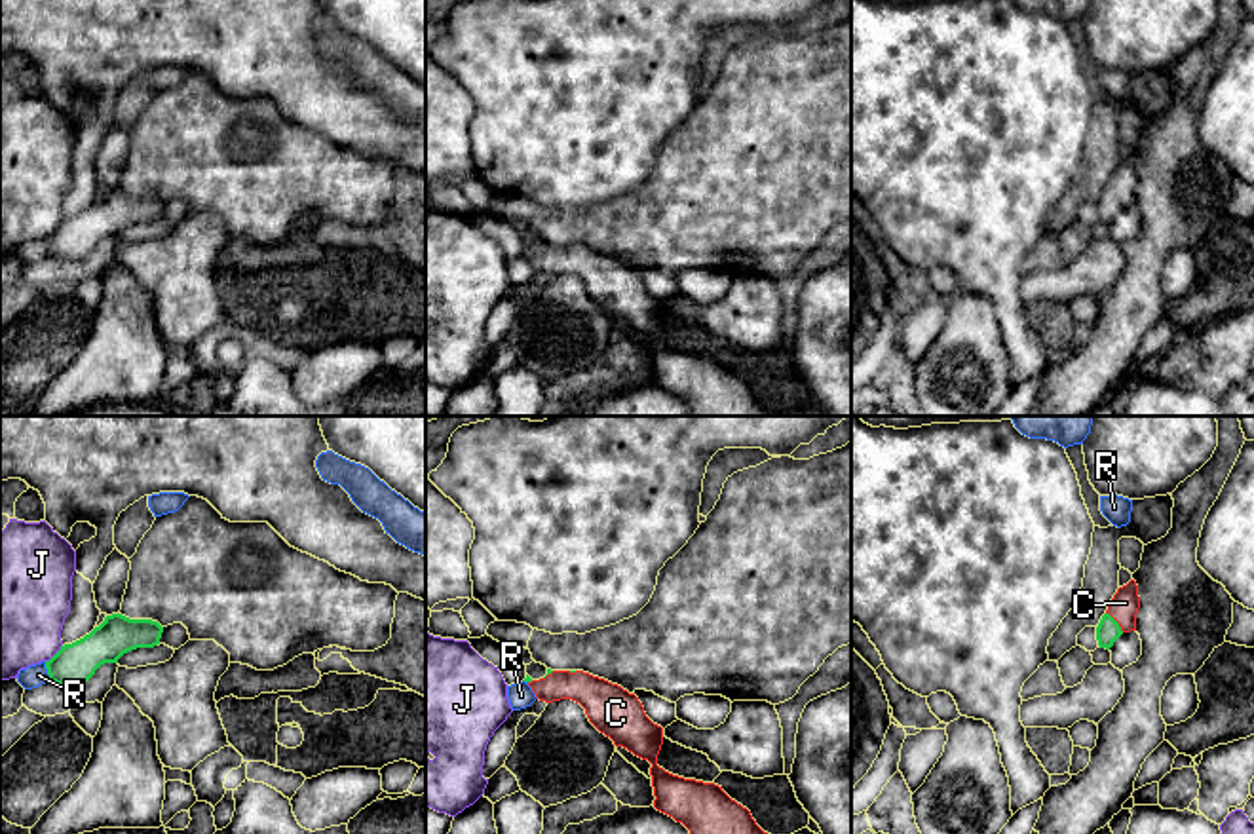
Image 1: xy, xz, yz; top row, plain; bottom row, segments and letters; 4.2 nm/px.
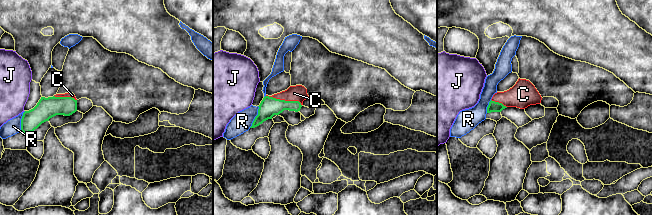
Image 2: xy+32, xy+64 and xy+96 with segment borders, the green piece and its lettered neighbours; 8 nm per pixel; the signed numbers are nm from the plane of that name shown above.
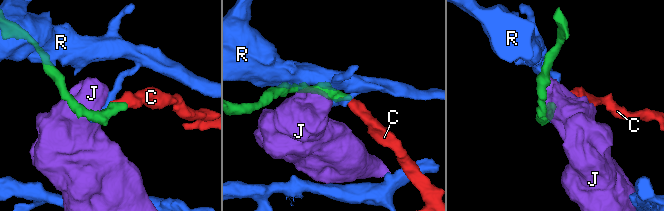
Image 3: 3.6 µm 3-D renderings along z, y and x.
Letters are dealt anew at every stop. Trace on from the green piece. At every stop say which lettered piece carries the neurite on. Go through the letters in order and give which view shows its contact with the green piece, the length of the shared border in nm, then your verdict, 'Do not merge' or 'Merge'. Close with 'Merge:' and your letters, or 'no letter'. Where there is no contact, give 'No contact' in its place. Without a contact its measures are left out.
C: Touches green in yz. Shared border 120 nm. Merge
J: Touches green in xy. Shared border 100 nm. Do not merge
R: Touches green in xy. Shared border 90 nm. Do not merge
Merge: C

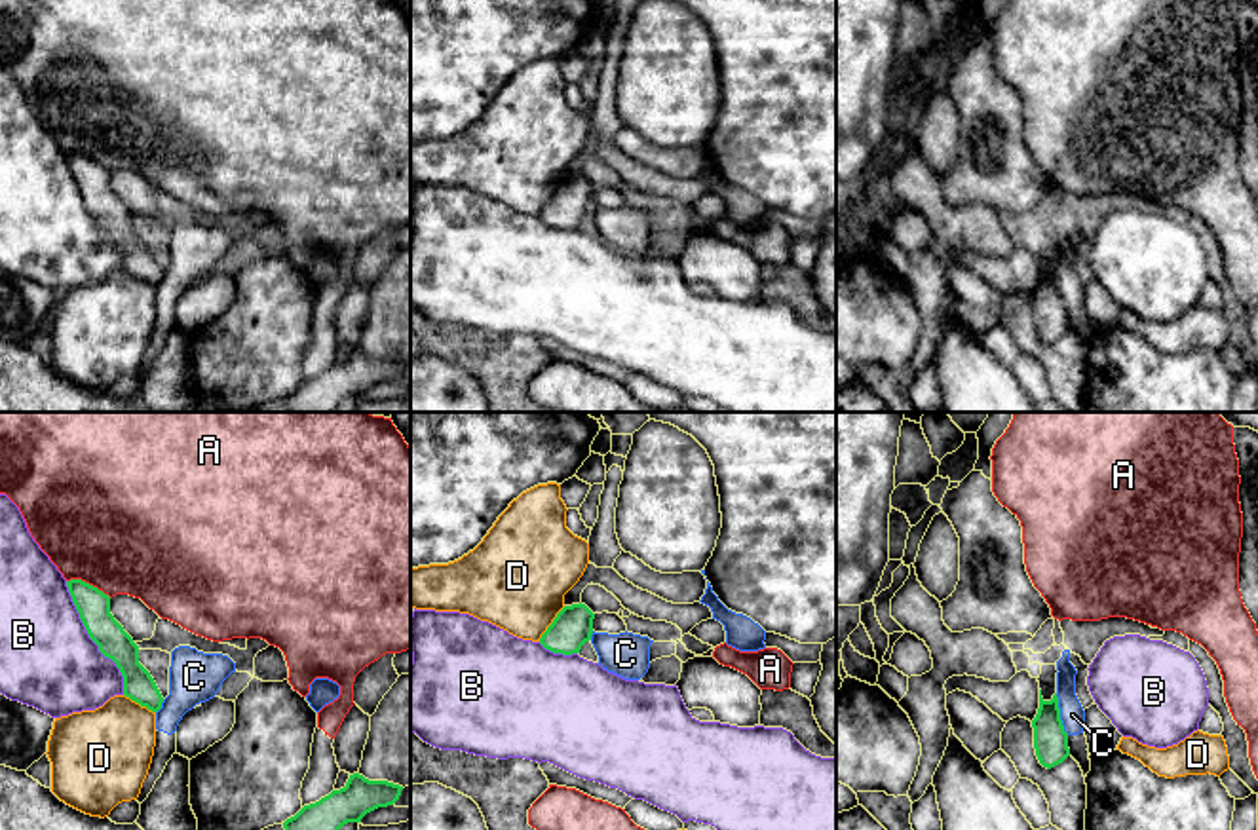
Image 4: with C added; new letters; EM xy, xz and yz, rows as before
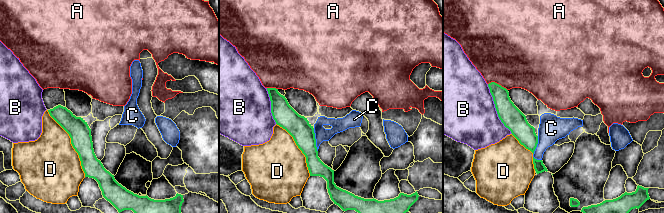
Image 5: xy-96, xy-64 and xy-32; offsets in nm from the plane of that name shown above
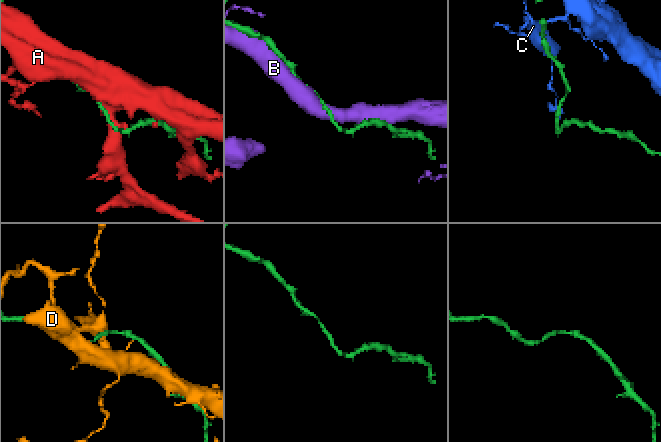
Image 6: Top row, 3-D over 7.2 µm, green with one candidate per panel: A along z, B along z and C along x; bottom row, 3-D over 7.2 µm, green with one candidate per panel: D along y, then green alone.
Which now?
A: Touches green in xy. Shared border 200 nm. Do not merge
B: Touches green in xy. Shared border 550 nm. Do not merge
C: Touches green in yz. Shared border 190 nm. Do not merge
D: Touches green in xz. Shared border 190 nm. Do not merge
Merge: no letter

